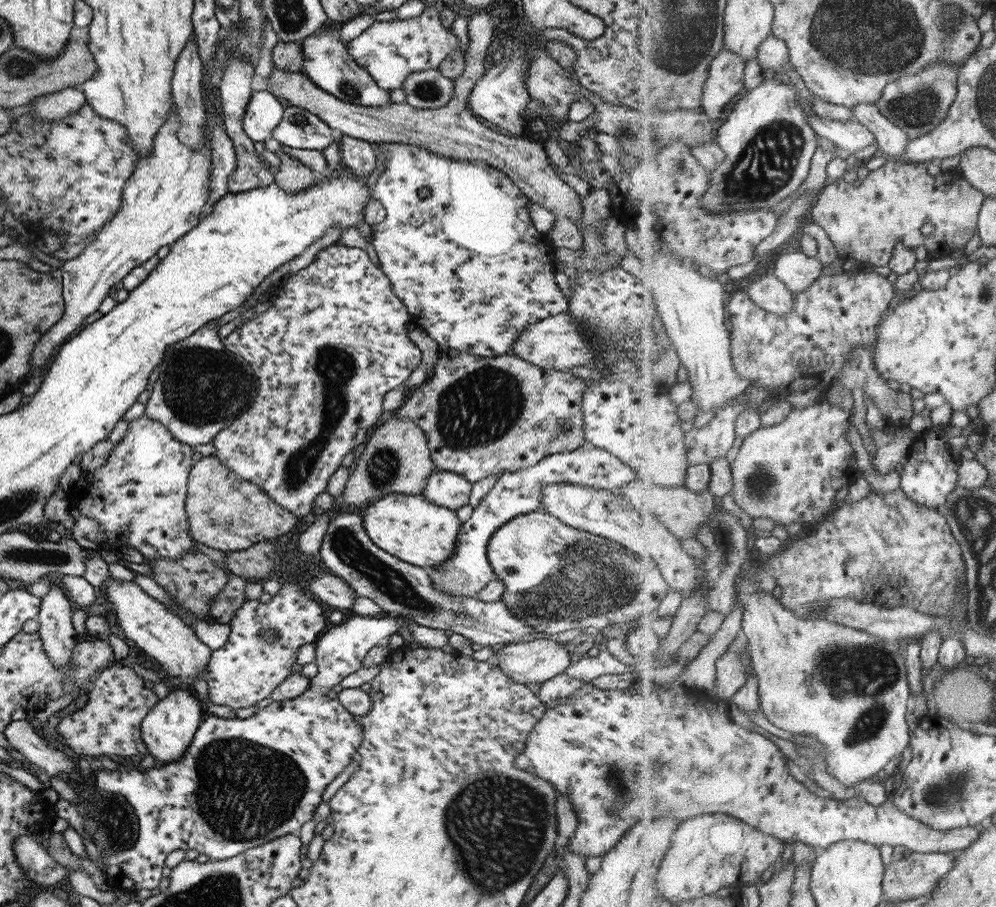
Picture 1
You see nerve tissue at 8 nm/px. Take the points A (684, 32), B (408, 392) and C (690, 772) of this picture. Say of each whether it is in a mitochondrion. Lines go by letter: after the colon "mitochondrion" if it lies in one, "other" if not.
A: mitochondrion
B: other
C: mitochondrion

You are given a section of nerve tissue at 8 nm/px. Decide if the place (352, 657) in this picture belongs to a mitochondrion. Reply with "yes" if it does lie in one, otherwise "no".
no

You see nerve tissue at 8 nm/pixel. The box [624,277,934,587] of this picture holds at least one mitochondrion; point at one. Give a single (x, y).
(760, 481)

